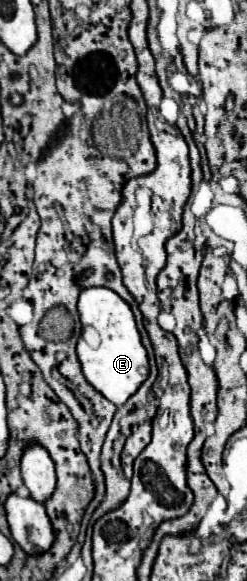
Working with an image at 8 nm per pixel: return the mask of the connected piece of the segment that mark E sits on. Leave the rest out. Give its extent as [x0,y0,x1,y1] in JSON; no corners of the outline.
[77,288,149,406]

